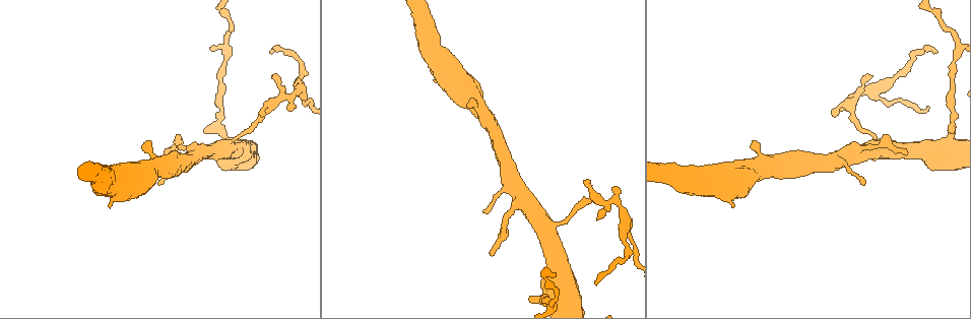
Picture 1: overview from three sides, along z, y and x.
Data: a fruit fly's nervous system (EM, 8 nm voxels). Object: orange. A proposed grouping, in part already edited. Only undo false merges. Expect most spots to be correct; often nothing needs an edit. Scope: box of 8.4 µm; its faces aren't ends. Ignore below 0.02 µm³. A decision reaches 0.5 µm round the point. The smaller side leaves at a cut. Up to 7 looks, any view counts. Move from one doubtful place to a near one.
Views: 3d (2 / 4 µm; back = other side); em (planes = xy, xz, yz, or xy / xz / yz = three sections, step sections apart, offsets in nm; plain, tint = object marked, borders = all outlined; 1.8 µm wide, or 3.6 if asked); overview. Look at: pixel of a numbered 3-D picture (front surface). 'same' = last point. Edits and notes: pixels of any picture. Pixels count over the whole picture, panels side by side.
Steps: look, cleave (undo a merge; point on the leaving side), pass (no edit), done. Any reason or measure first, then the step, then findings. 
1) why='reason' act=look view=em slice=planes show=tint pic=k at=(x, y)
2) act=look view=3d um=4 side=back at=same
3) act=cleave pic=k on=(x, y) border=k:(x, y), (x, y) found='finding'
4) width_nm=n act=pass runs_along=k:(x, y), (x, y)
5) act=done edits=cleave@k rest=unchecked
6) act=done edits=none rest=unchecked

why='sharp bend' act=look view=em slice=xz step=8 show=tint pic=1 at=(298, 89)

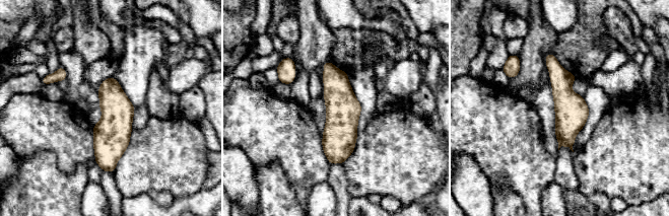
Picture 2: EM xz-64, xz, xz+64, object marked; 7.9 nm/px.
act=look view=em slice=planes show=tint at=same

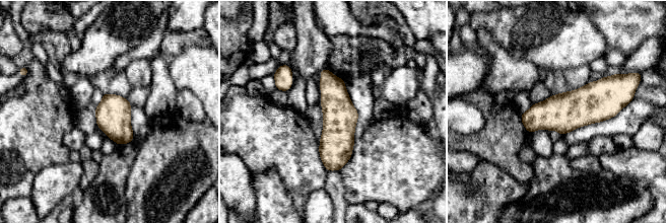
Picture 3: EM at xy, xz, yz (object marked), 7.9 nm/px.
act=pass runs_along=3:(325, 71), (333, 88), (329, 167) found='continuous, no second neuron'

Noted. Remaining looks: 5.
why='calibre changes' act=look view=3d um=4 pic=1 at=(559, 277)

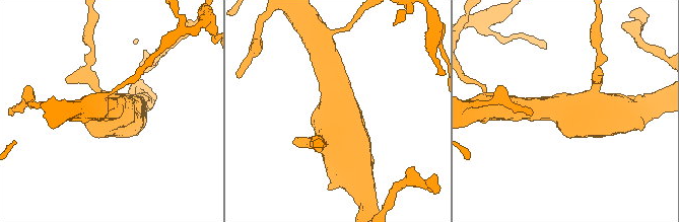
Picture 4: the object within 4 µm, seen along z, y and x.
act=look view=em slice=xy step=8 show=tint pic=4 at=(337, 110)

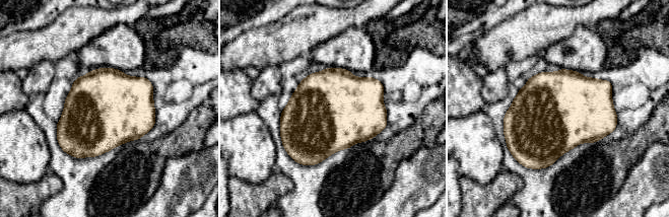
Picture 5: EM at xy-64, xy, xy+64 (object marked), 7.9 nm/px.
why='another direction' act=look view=em slice=planes show=tint at=same

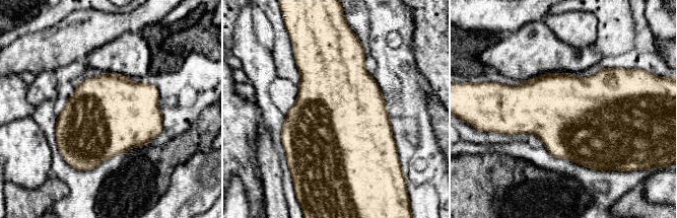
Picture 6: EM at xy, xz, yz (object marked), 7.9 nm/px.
act=pass found='one neuron here'

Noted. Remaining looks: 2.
why='thin neck' act=look view=em um=3.6 slice=planes show=borders pic=1 at=(222, 82)

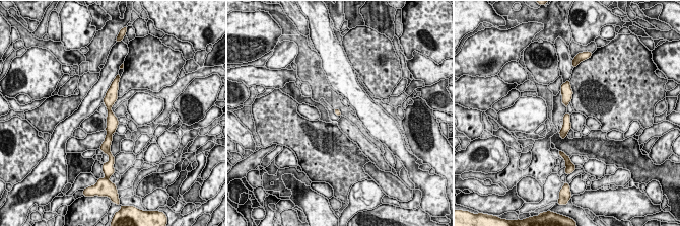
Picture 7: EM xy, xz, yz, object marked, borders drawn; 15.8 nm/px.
act=pass runs_along=7:(116, 85), (109, 100), (107, 142) found='all the same neuron'

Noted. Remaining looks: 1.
act=done edits=none rest=unchecked

